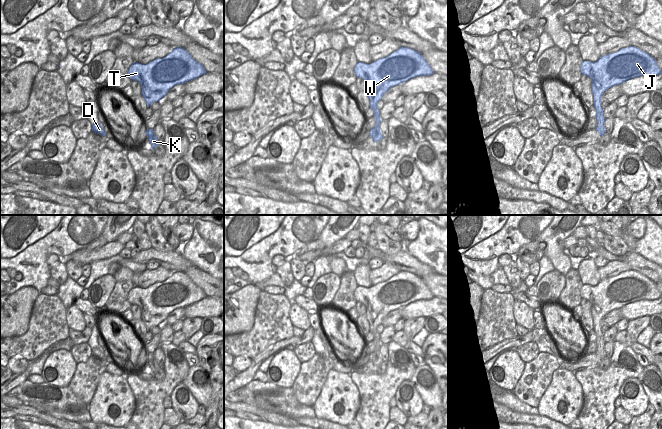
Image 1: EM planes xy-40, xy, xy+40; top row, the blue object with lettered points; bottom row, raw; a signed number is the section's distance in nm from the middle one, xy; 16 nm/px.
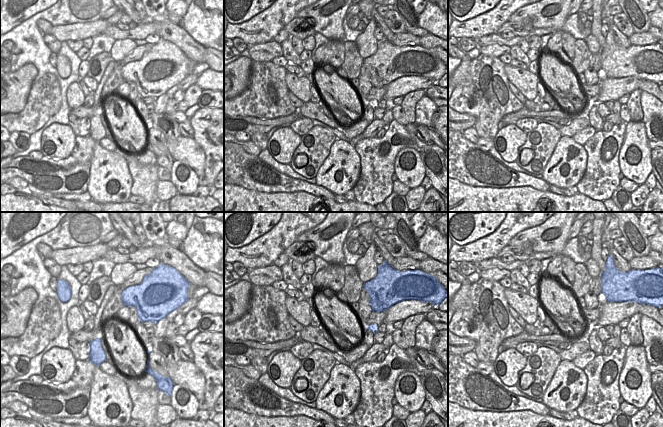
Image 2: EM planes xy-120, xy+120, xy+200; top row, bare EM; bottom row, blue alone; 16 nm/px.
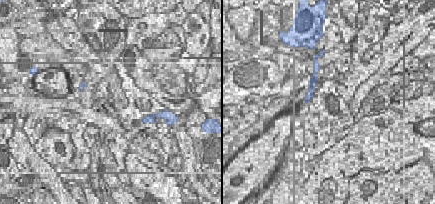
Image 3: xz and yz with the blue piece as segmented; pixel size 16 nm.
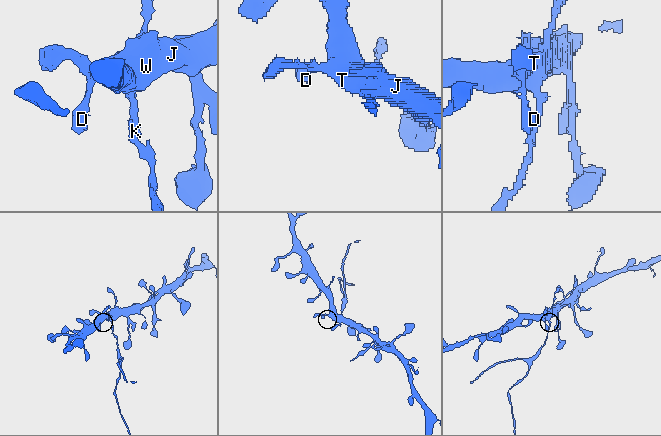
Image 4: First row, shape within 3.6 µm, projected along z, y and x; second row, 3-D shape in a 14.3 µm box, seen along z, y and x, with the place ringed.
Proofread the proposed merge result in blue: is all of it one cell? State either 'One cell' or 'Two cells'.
Two cells.

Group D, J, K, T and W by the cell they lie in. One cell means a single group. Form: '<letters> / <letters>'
D J T W / K

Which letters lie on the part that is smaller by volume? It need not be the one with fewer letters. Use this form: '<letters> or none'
K.

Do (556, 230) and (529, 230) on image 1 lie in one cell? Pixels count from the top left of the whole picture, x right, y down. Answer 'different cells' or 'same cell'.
different cells

